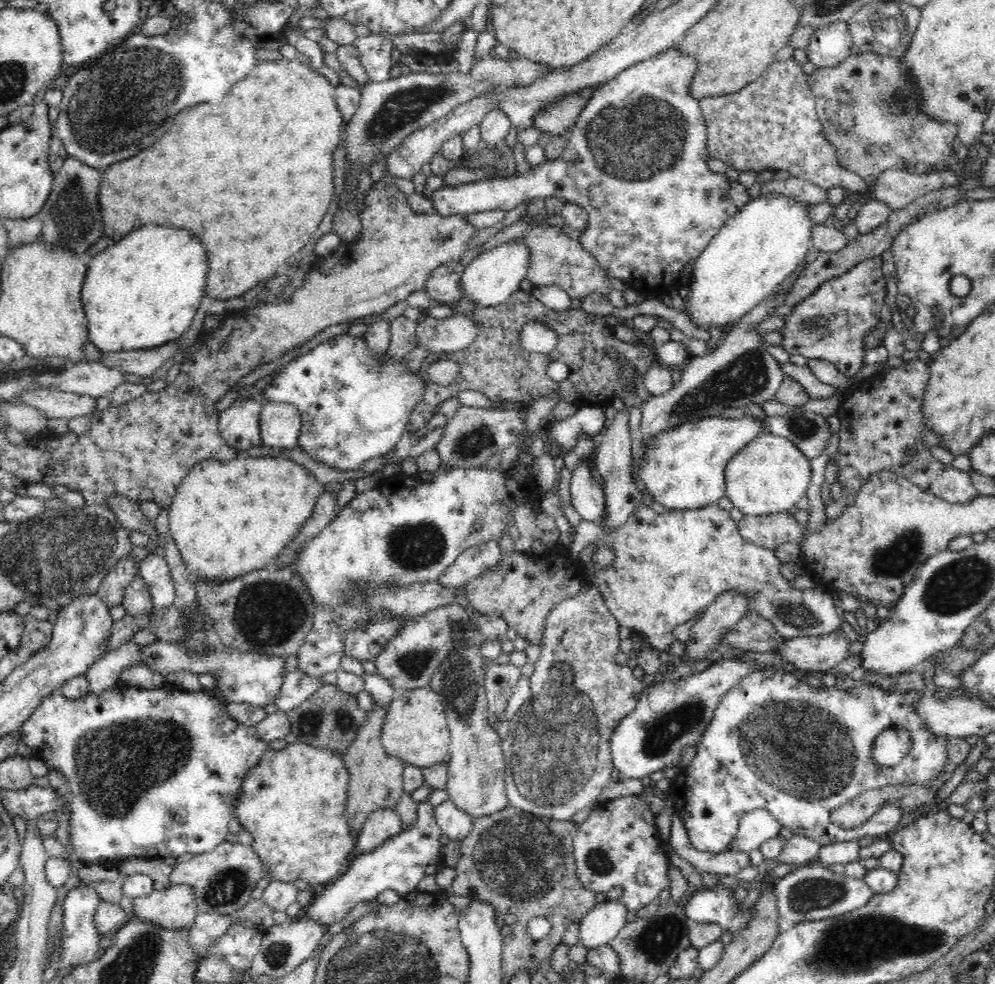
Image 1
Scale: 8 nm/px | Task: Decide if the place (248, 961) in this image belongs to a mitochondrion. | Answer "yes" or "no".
no

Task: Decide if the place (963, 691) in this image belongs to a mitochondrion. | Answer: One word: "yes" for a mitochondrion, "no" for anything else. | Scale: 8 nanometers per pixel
no

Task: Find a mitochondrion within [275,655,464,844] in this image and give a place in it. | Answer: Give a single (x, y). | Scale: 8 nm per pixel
(336, 720)

